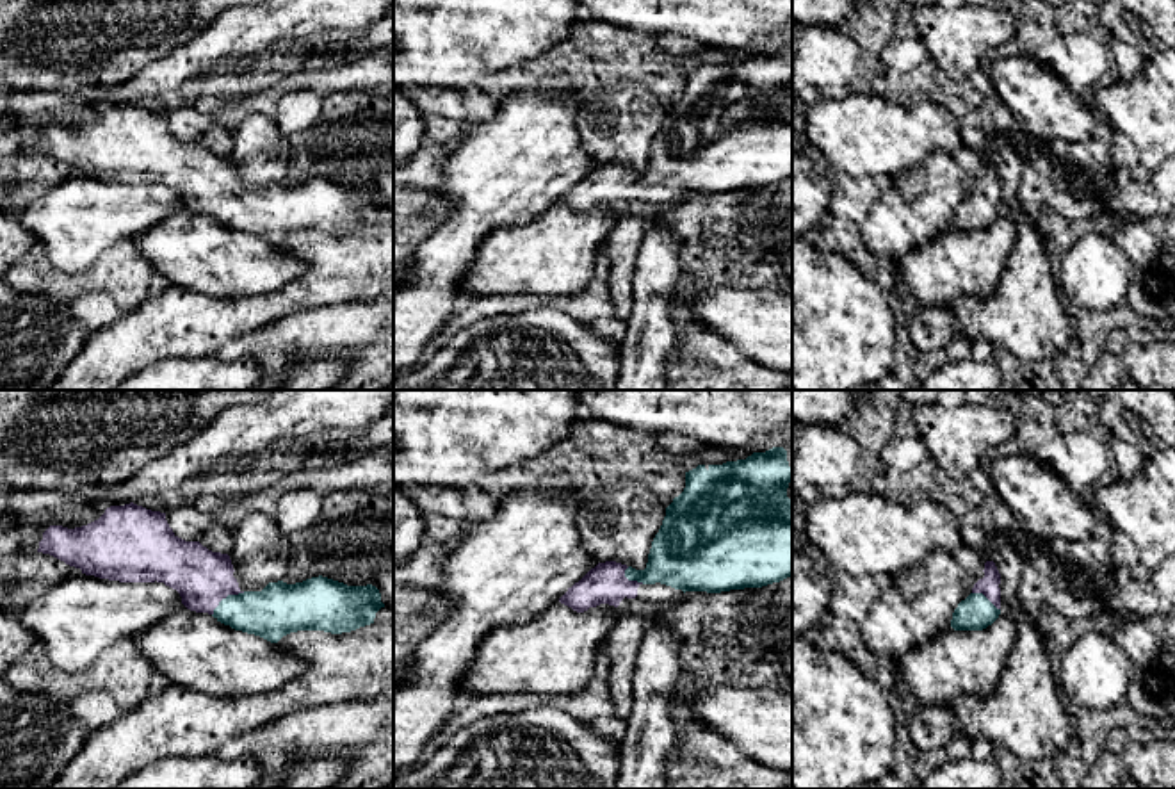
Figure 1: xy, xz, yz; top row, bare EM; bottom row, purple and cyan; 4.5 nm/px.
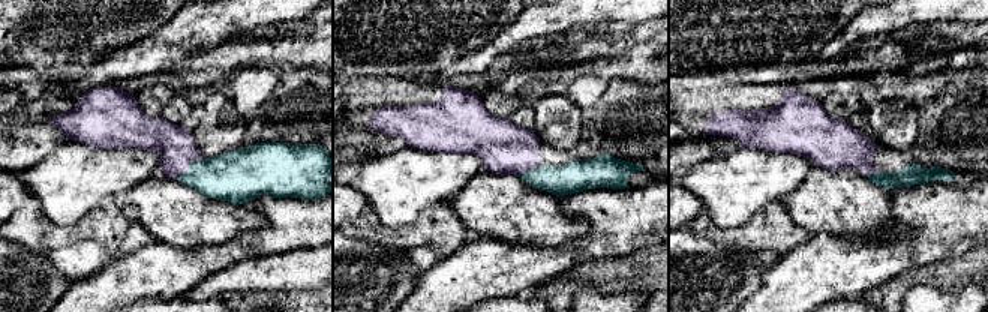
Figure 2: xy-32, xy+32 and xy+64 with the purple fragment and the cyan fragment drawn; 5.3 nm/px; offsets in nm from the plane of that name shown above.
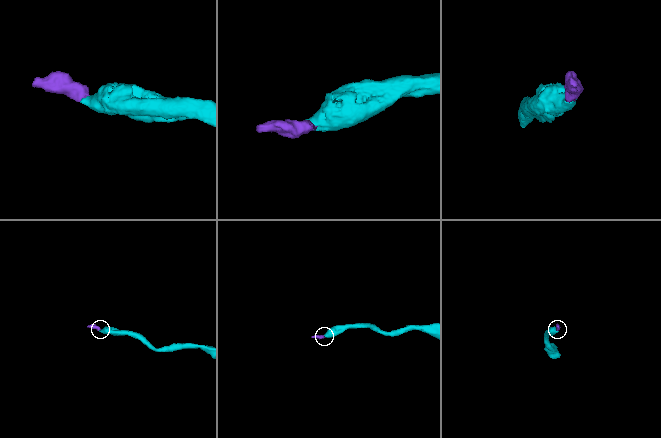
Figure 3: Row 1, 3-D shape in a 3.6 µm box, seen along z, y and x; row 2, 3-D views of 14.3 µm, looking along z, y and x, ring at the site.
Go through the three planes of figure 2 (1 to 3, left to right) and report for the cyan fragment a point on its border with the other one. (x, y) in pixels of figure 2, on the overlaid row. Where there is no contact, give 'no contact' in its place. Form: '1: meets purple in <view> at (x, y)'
1: meets purple in xy-32 at (188, 164)
2: meets purple in xy+32 at (531, 167)
3: meets purple in xy+64 at (873, 171)

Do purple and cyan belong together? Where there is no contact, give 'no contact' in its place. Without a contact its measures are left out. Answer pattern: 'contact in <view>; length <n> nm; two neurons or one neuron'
contact in xy; length 190 nm; one neuron

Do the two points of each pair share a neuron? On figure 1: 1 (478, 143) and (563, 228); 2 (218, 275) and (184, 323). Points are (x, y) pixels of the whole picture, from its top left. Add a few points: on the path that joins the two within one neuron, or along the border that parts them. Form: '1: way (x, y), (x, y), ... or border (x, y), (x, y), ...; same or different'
1: border (558, 202), (533, 219), (508, 227); different
2: border (175, 285), (212, 296), (246, 296); different

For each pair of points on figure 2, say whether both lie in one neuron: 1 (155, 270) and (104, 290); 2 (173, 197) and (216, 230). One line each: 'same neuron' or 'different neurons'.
1: same neuron
2: same neuron

